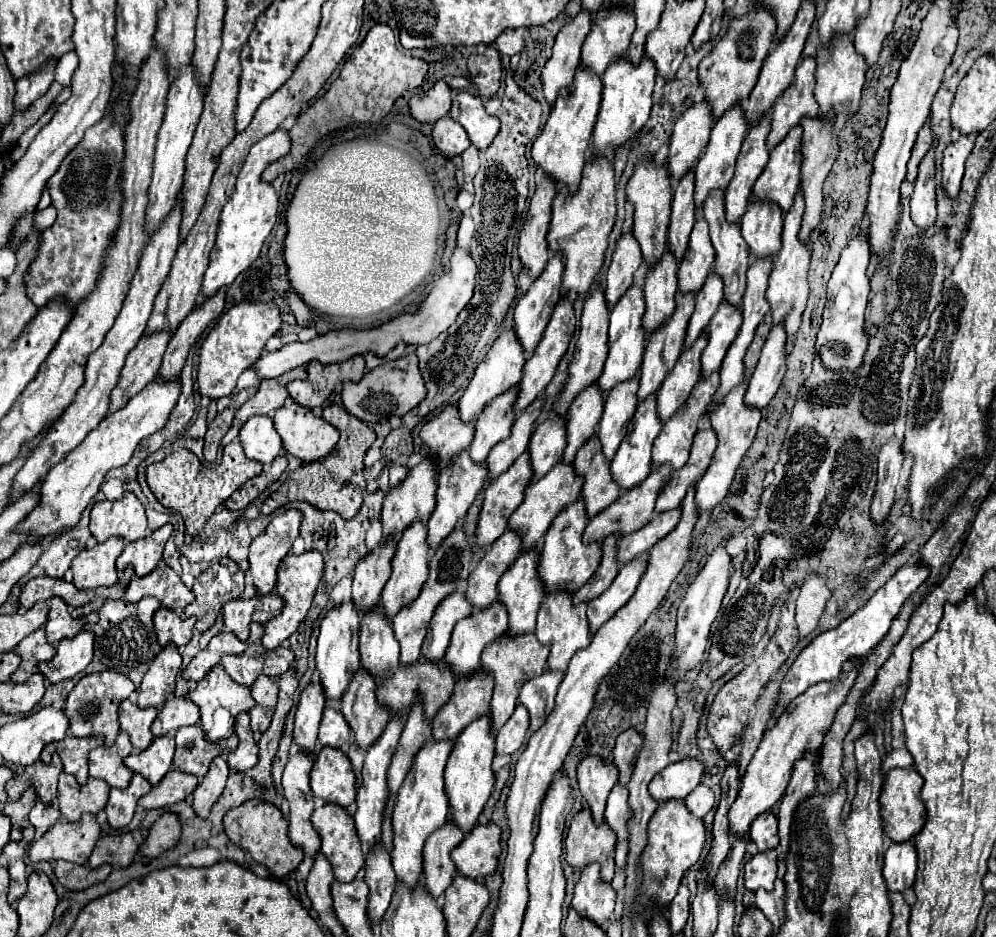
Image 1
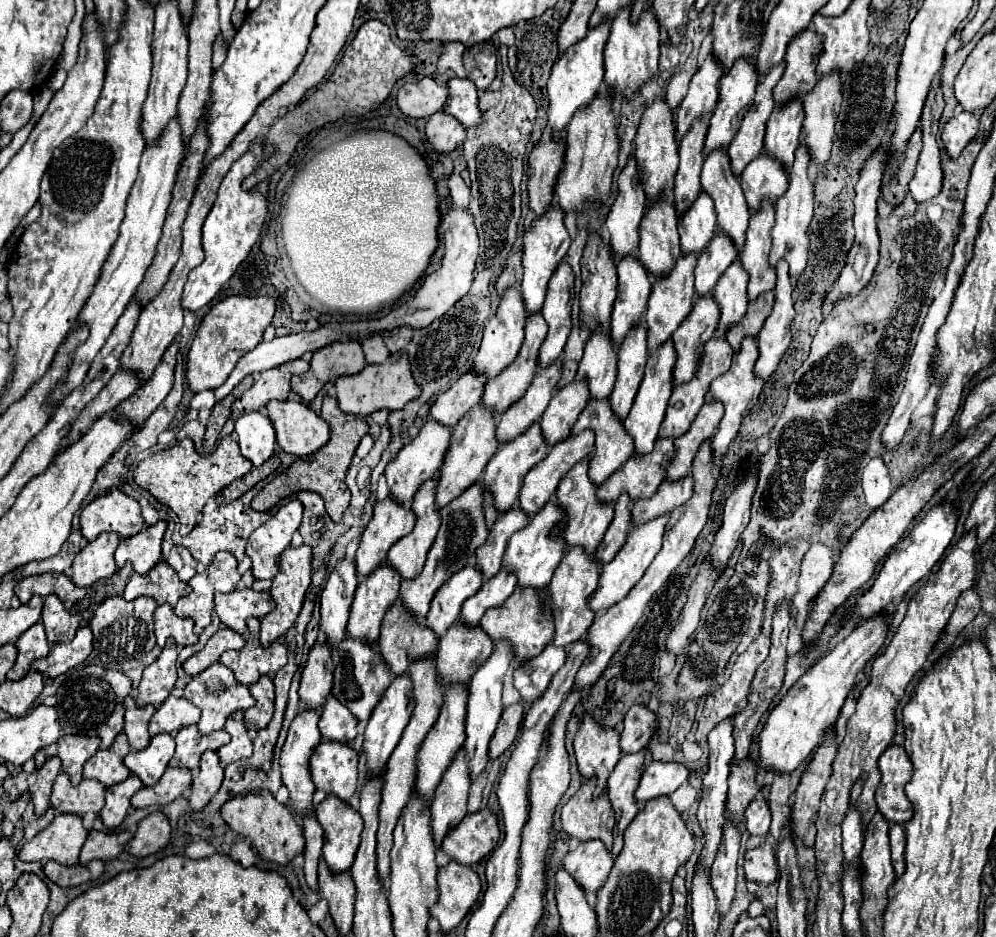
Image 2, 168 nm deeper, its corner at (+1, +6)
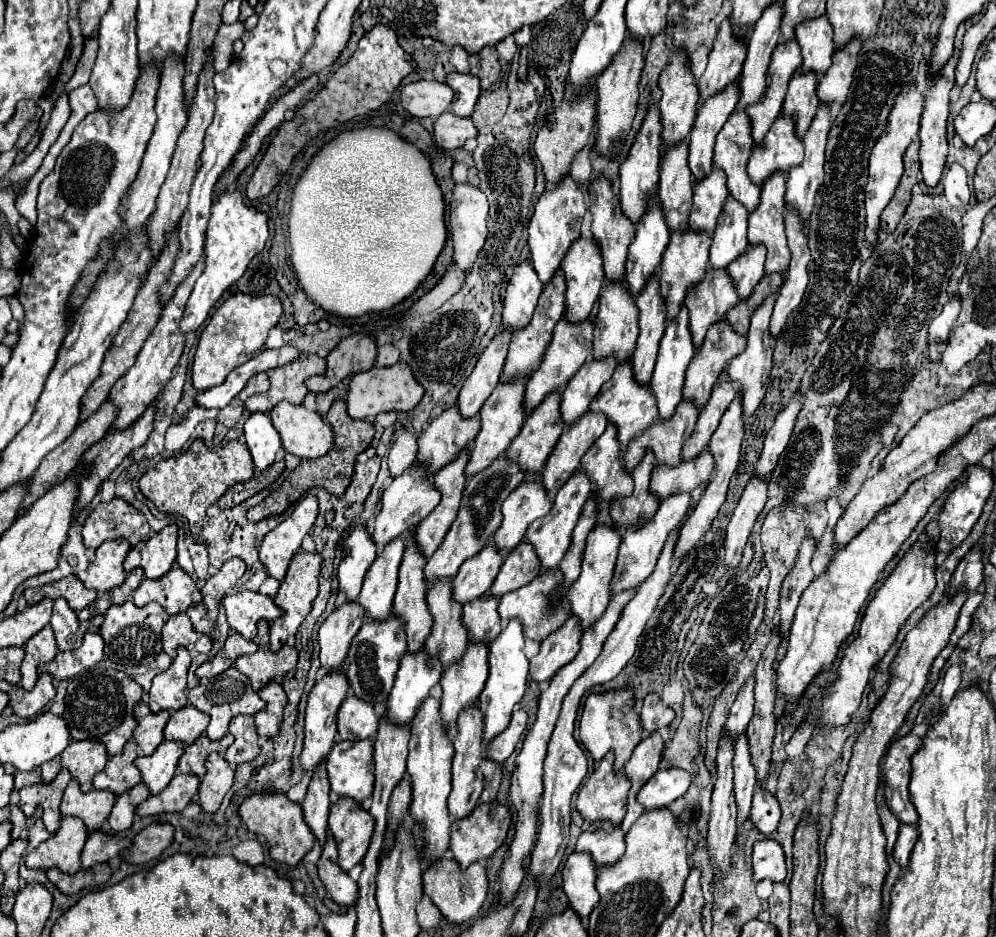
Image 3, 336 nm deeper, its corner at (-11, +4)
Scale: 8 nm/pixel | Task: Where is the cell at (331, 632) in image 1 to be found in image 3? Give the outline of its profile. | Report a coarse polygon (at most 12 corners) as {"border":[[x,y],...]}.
{"border":[[363,527],[345,539],[339,589],[353,603],[377,549]]}

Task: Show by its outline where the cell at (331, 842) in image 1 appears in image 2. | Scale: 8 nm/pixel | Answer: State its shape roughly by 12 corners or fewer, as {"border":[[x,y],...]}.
{"border":[[335,795],[317,805],[331,871],[349,871],[363,819]]}

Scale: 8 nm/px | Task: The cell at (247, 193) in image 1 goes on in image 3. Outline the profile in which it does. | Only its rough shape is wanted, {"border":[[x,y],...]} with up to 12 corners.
{"border":[[239,189],[211,207],[207,265],[185,305],[181,331],[215,303],[269,239],[267,215]]}

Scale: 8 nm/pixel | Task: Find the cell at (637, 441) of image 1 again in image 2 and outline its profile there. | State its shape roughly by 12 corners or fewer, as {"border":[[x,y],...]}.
{"border":[[675,347],[649,353],[625,419],[637,455],[653,451],[673,391]]}

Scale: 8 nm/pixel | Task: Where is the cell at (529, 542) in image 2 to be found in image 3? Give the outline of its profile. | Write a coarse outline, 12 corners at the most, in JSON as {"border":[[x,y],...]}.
{"border":[[579,471],[559,489],[551,511],[533,521],[525,541],[541,565],[565,559],[591,495]]}

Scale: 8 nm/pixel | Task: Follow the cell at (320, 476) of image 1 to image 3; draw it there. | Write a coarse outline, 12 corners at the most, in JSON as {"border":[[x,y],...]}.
{"border":[[345,401],[327,413],[333,449],[303,459],[249,521],[281,515],[307,489],[343,497],[355,459],[375,435],[365,419],[351,419]]}

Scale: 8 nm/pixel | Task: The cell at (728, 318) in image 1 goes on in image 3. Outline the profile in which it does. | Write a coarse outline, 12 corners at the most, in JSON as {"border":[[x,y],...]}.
{"border":[[749,245],[727,267],[741,301],[763,279],[765,249]]}

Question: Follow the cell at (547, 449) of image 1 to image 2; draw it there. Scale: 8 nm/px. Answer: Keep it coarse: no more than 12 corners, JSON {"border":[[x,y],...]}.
{"border":[[577,379],[555,391],[539,421],[549,445],[571,435],[589,399]]}

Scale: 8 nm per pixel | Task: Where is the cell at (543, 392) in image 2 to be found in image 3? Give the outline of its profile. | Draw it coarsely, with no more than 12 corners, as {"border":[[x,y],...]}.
{"border":[[593,323],[555,327],[527,381],[525,413],[561,393],[591,355]]}

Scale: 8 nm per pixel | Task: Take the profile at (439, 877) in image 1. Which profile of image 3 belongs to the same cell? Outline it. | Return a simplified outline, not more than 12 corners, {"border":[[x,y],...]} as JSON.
{"border":[[459,715],[449,813],[463,819],[483,793],[483,715]]}

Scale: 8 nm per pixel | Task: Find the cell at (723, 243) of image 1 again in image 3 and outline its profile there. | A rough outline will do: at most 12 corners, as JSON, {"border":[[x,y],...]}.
{"border":[[733,113],[717,135],[713,165],[749,213],[761,189],[747,177],[751,123]]}

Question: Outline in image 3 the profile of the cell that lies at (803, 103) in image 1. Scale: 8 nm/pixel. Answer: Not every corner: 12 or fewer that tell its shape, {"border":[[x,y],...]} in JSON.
{"border":[[827,17],[795,29],[803,65],[799,73],[823,75],[835,51]]}

